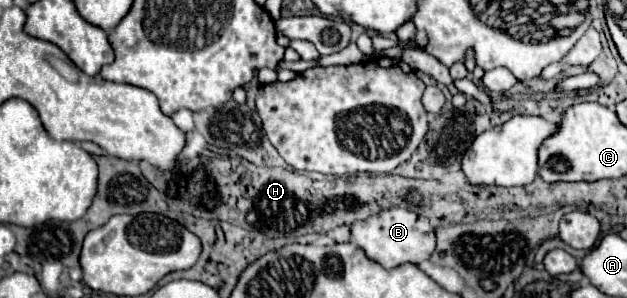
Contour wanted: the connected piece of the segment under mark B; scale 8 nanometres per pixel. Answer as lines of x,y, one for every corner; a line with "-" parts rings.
388,208
366,220
358,220
350,226
350,234
352,242
358,244
370,260
382,264
384,268
396,268
406,262
420,264
432,256
436,246
434,228
428,218
406,208

